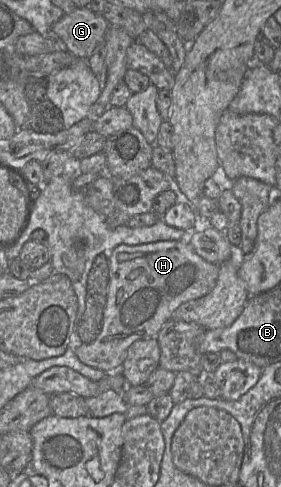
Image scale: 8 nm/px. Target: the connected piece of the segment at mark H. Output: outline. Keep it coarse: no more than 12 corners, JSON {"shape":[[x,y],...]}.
{"shape":[[186,240],[118,245],[102,329],[74,343],[119,371],[181,304],[207,295],[219,264]]}

